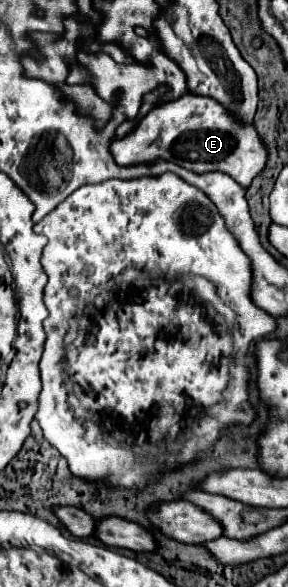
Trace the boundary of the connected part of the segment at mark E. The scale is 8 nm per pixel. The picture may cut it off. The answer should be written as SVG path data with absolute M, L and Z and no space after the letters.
M194 93L182 95L176 101L152 109L136 123L132 133L112 143L112 155L118 165L166 159L194 173L222 171L236 179L242 187L248 187L268 161L268 149L262 145L262 137L258 137L254 125L244 125L236 117L230 117L230 113L212 101L212 97Z

